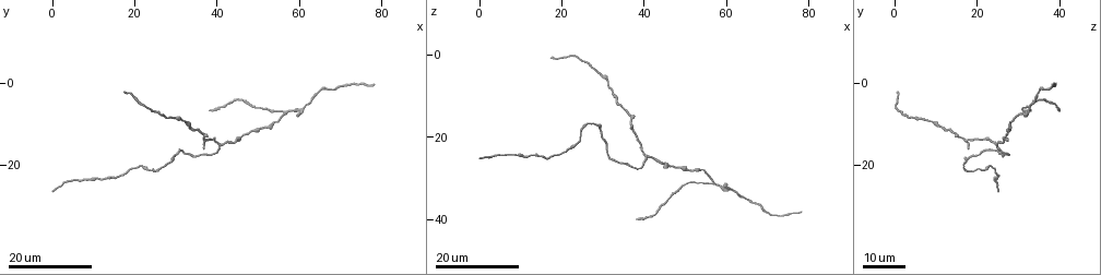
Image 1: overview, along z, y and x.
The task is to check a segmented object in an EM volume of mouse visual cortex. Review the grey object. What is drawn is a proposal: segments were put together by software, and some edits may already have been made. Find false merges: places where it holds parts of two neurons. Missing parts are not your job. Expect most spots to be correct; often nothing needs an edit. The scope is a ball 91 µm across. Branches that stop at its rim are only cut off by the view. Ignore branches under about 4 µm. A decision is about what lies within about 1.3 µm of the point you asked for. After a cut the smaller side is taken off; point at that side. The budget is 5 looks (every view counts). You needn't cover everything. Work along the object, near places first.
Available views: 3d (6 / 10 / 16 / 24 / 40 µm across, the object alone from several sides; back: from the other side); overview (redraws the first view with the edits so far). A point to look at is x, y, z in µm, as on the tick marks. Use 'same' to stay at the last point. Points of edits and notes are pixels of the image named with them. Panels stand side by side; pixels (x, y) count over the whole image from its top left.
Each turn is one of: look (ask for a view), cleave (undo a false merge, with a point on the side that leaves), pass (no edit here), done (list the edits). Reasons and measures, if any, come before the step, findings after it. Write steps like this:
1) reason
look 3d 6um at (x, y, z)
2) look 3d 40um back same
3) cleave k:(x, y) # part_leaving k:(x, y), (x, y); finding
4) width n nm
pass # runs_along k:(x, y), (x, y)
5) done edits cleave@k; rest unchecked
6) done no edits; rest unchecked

calibre changes
look 3d 24um at (46.0, 13.5, 26.5)

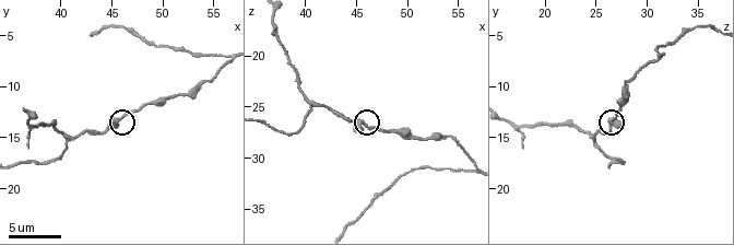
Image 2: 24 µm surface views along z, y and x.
zoom in
look 3d 6um at (45.8, 13.4, 26.6)

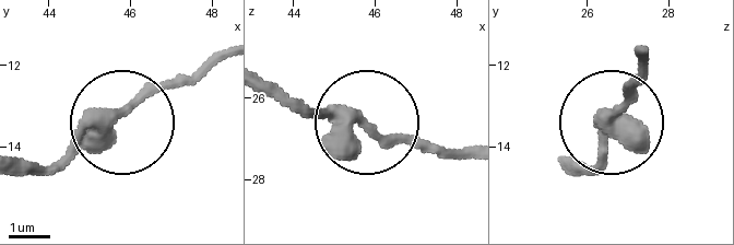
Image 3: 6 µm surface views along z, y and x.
arms 3
pass # runs_along 3:(19, 165), (49, 162), (203, 65); all the same neuron

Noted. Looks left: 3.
a fork
look 3d 10um at (41.2, 14.8, 24.8)

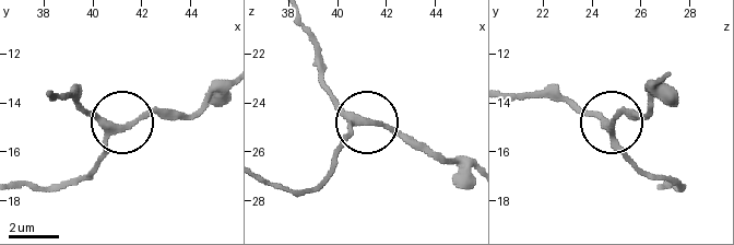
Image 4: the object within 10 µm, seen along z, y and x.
side_arm 43 um
pass # runs_along 4:(672, 189), (677, 189), (640, 171), (611, 128), (573, 103); all the same neuron

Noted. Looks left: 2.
small branch off a trunk
look 3d 16um at (60.0, 6.0, 33.0)

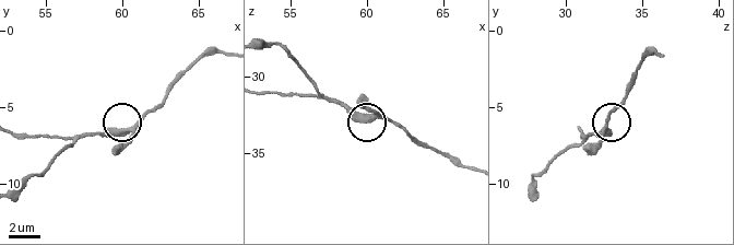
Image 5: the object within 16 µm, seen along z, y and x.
look 3d 10um at (60.8, 6.4, 32.6)

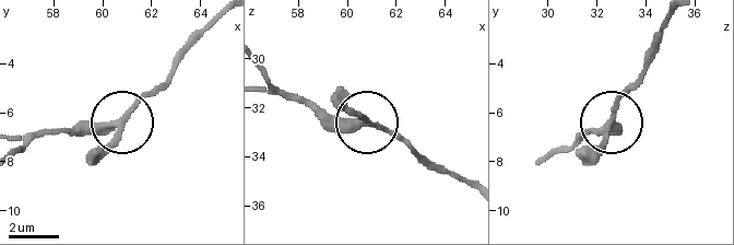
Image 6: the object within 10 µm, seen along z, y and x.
arms 3
pass # runs_along 6:(19, 150), (56, 131), (119, 123), (167, 77); one neuron here

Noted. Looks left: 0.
done no edits; rest unchecked

